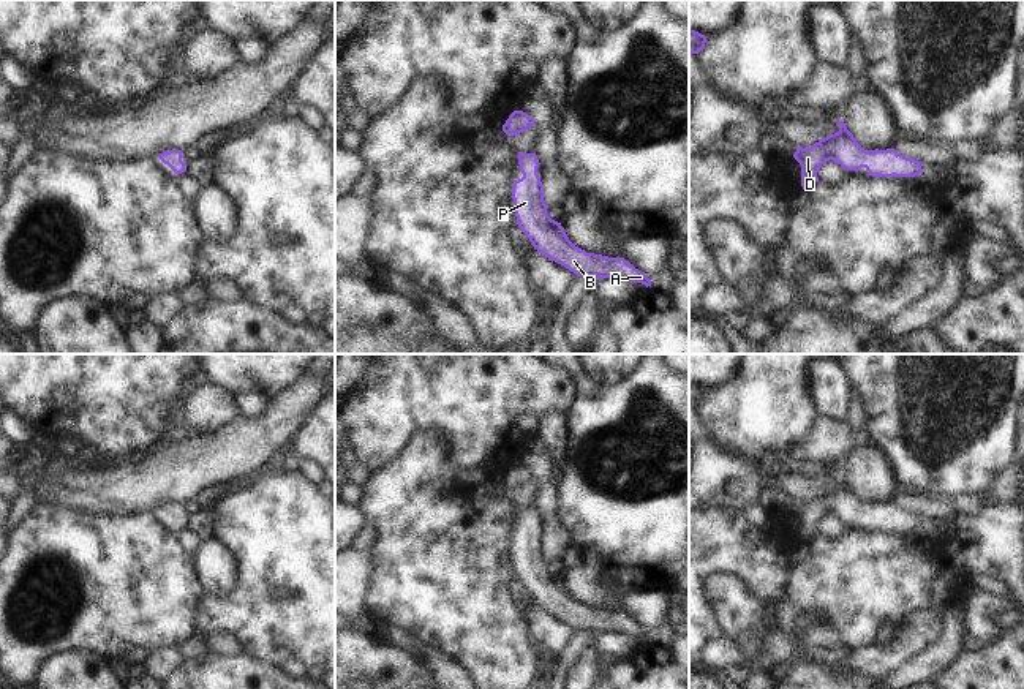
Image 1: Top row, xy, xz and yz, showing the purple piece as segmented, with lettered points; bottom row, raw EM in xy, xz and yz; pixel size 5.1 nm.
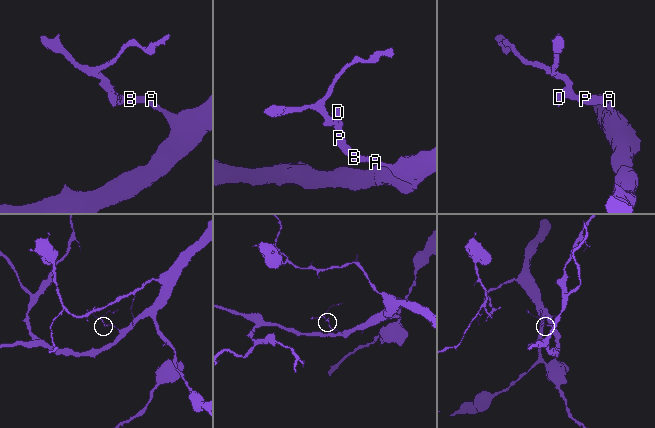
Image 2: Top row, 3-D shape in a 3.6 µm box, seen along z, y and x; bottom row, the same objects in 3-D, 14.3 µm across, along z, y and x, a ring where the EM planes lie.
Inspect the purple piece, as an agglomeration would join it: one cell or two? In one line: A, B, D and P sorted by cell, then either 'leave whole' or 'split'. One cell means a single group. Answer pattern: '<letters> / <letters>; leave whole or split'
A B D P; leave whole

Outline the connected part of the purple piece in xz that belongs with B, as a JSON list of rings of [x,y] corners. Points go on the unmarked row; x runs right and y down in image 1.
[[[518,506],[518,518],[523,531],[512,539],[517,578],[540,608],[564,619],[577,631],[629,634],[651,640],[651,634],[624,612],[586,607],[575,601],[561,577],[547,567],[544,539],[537,528],[540,518],[537,509]]]

